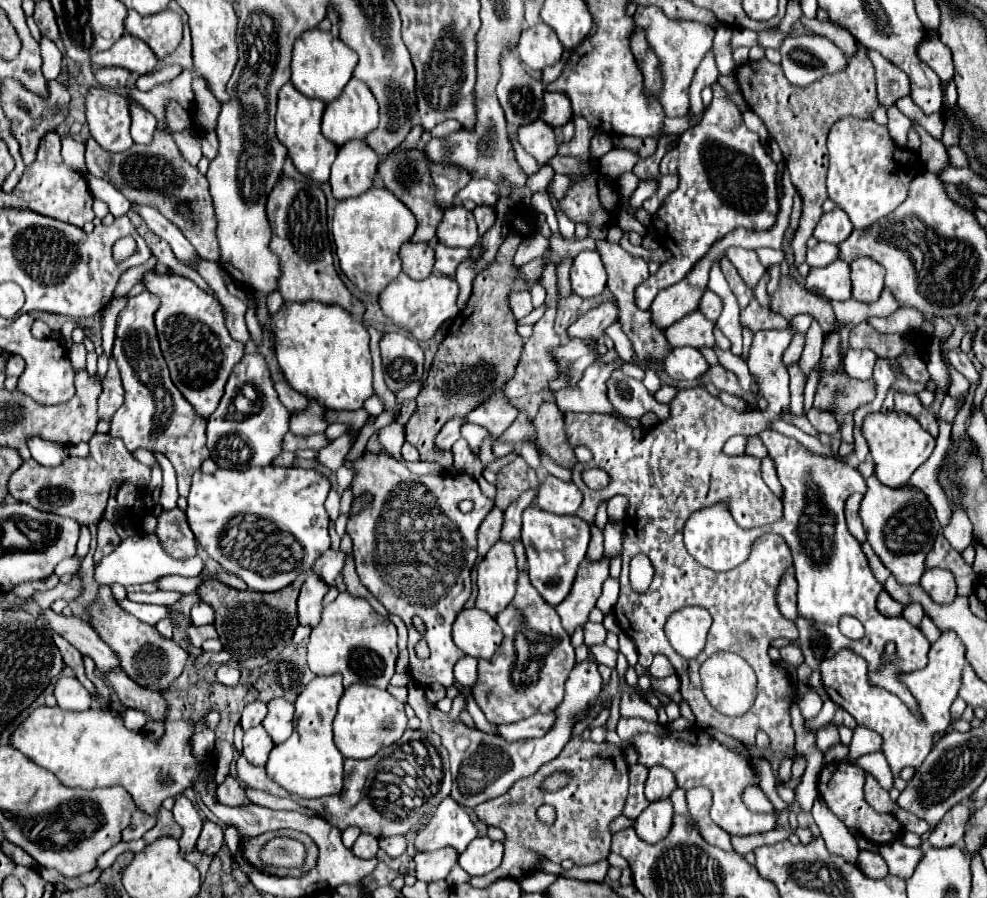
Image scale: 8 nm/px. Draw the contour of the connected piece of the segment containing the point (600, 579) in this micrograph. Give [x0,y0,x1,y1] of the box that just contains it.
[555,556,609,634]

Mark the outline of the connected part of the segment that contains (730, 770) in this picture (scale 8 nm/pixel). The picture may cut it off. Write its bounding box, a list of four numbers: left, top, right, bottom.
[633,728,777,836]

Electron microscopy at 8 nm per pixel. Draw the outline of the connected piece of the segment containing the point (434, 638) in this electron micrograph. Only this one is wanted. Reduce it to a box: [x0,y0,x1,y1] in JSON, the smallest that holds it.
[347,454,495,688]

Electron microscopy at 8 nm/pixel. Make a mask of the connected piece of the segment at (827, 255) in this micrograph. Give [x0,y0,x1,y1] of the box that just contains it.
[807,242,839,266]

